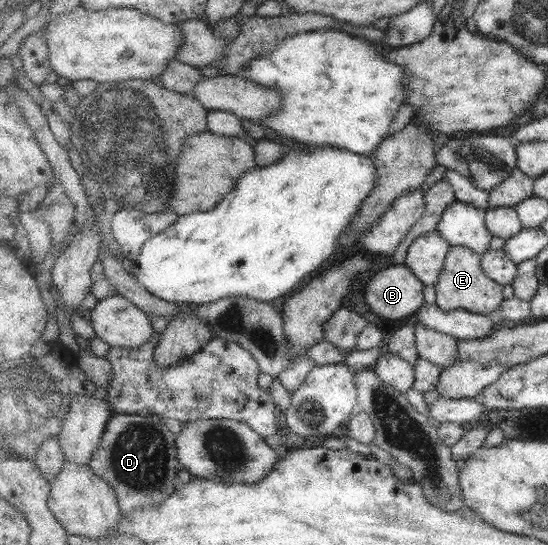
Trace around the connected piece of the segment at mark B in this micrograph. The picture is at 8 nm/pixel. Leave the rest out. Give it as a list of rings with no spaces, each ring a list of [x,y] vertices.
[[[391,265],[371,278],[365,300],[380,317],[391,320],[407,318],[425,304],[423,285],[408,266]]]

